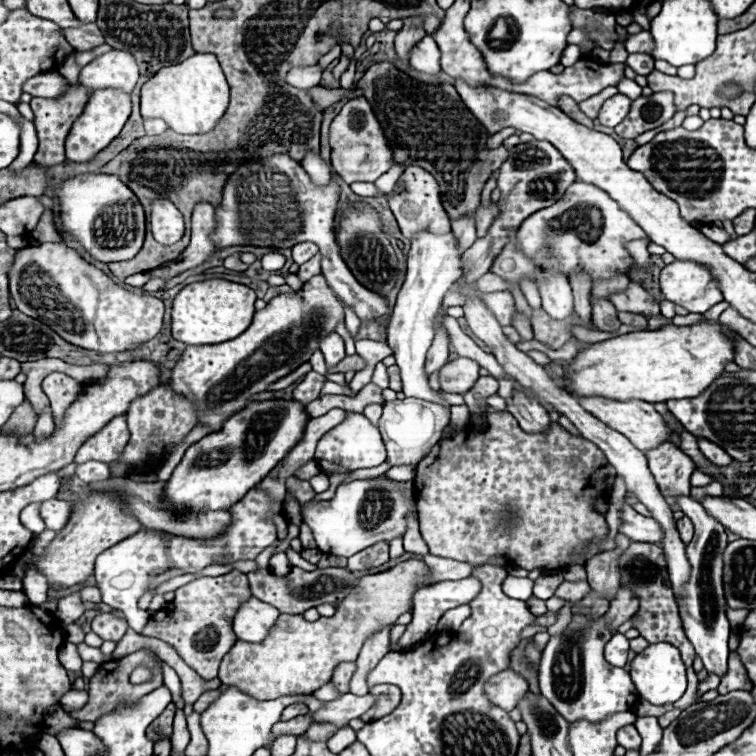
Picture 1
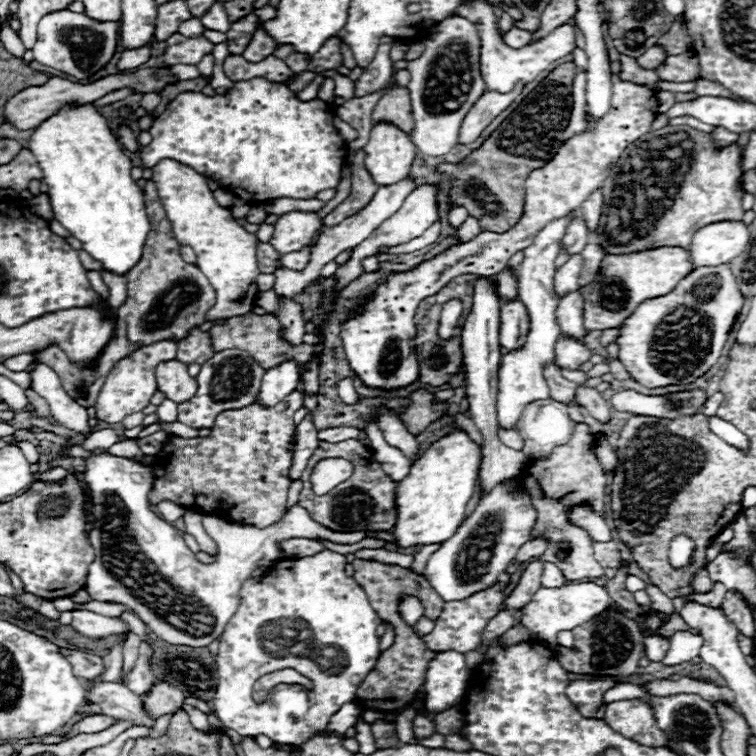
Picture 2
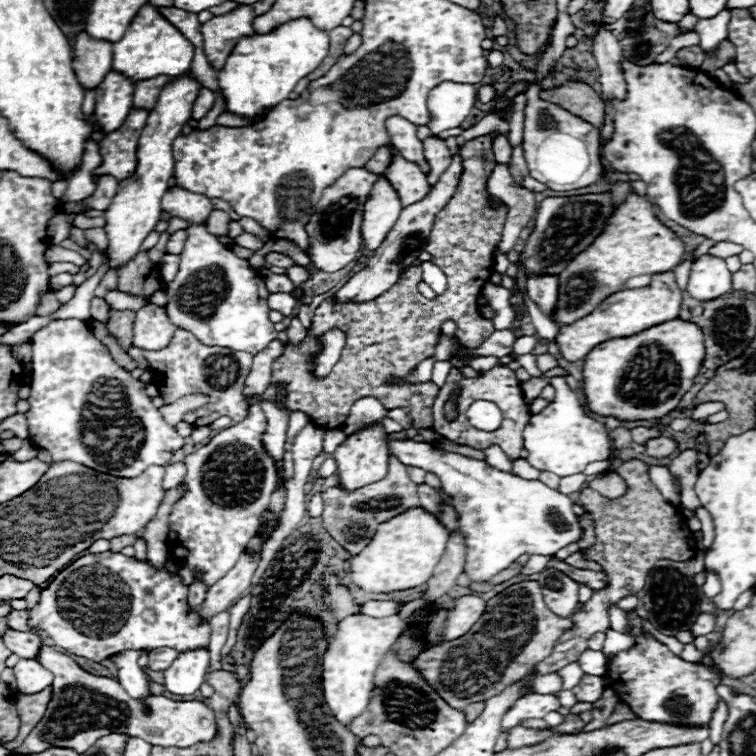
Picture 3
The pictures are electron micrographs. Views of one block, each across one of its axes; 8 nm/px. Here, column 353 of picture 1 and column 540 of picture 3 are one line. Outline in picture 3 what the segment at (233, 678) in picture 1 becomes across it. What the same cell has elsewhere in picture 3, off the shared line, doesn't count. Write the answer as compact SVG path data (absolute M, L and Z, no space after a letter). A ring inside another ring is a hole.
M520 582L504 592L496 594L486 602L486 612L480 616L480 620L466 632L462 638L442 642L440 646L434 646L416 660L414 668L420 672L420 676L430 684L432 690L440 694L446 704L450 704L456 710L464 710L468 704L484 702L496 694L500 694L504 688L520 682L534 664L542 662L546 656L552 654L552 648L556 640L572 628L570 618L558 618L554 612L550 612L542 600L540 584L538 582Z

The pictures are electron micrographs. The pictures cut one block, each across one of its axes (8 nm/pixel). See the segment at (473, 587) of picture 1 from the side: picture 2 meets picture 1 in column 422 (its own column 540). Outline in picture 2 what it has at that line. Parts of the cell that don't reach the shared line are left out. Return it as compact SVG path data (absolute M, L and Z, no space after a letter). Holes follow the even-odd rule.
M594 582L566 584L560 588L540 588L532 596L532 600L520 610L522 612L520 624L524 624L532 632L534 640L540 640L546 648L554 650L558 632L572 630L572 628L584 624L584 620L590 620L592 616L608 610L612 604L614 604L614 600L608 596L608 592Z

